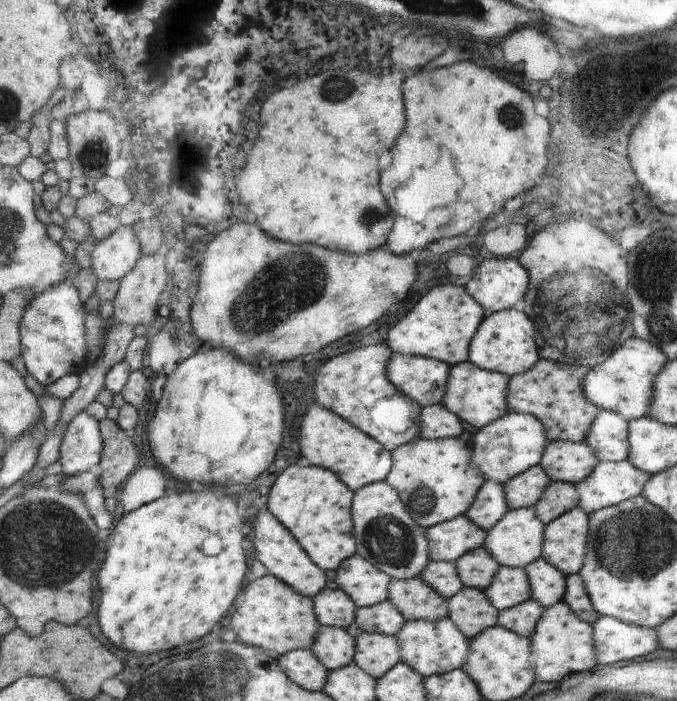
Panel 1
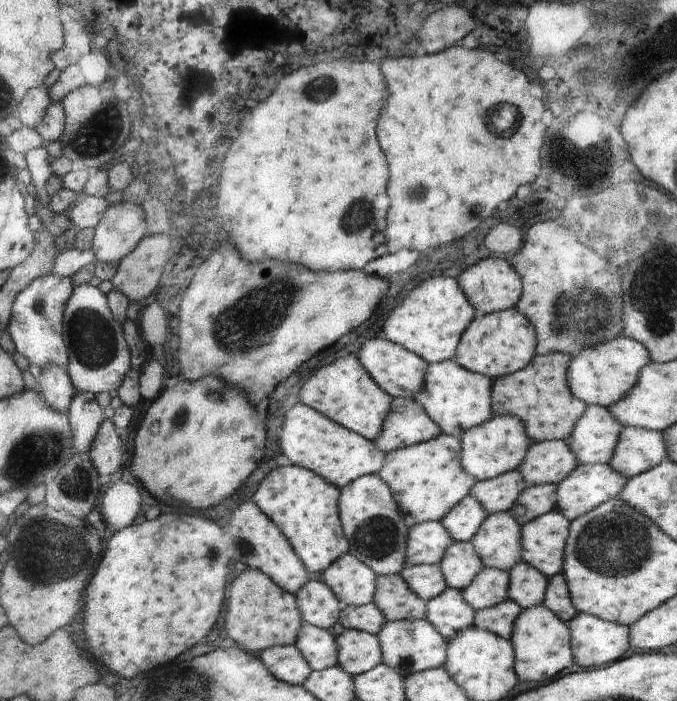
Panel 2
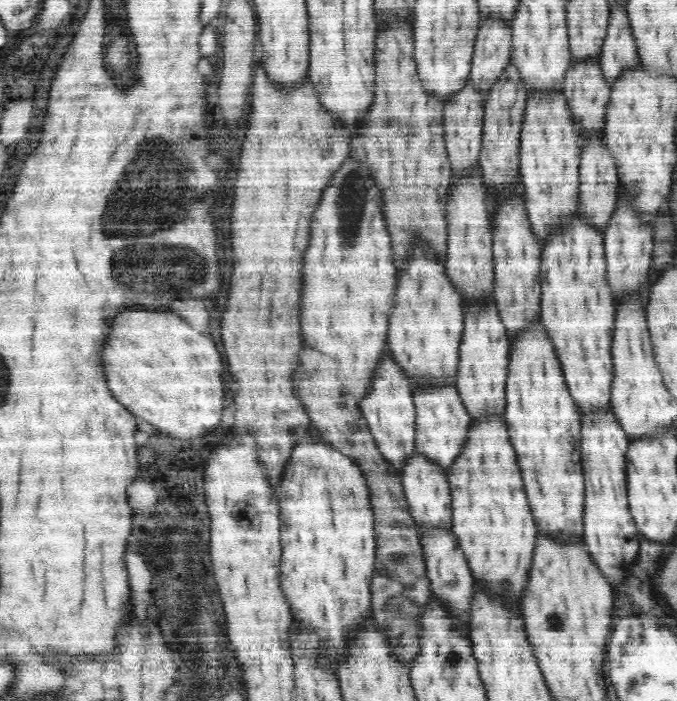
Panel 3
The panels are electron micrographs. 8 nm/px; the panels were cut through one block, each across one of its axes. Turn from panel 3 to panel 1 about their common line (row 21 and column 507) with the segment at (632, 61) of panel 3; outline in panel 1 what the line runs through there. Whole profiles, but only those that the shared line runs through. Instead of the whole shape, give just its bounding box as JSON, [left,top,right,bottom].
[496,599,545,638]

